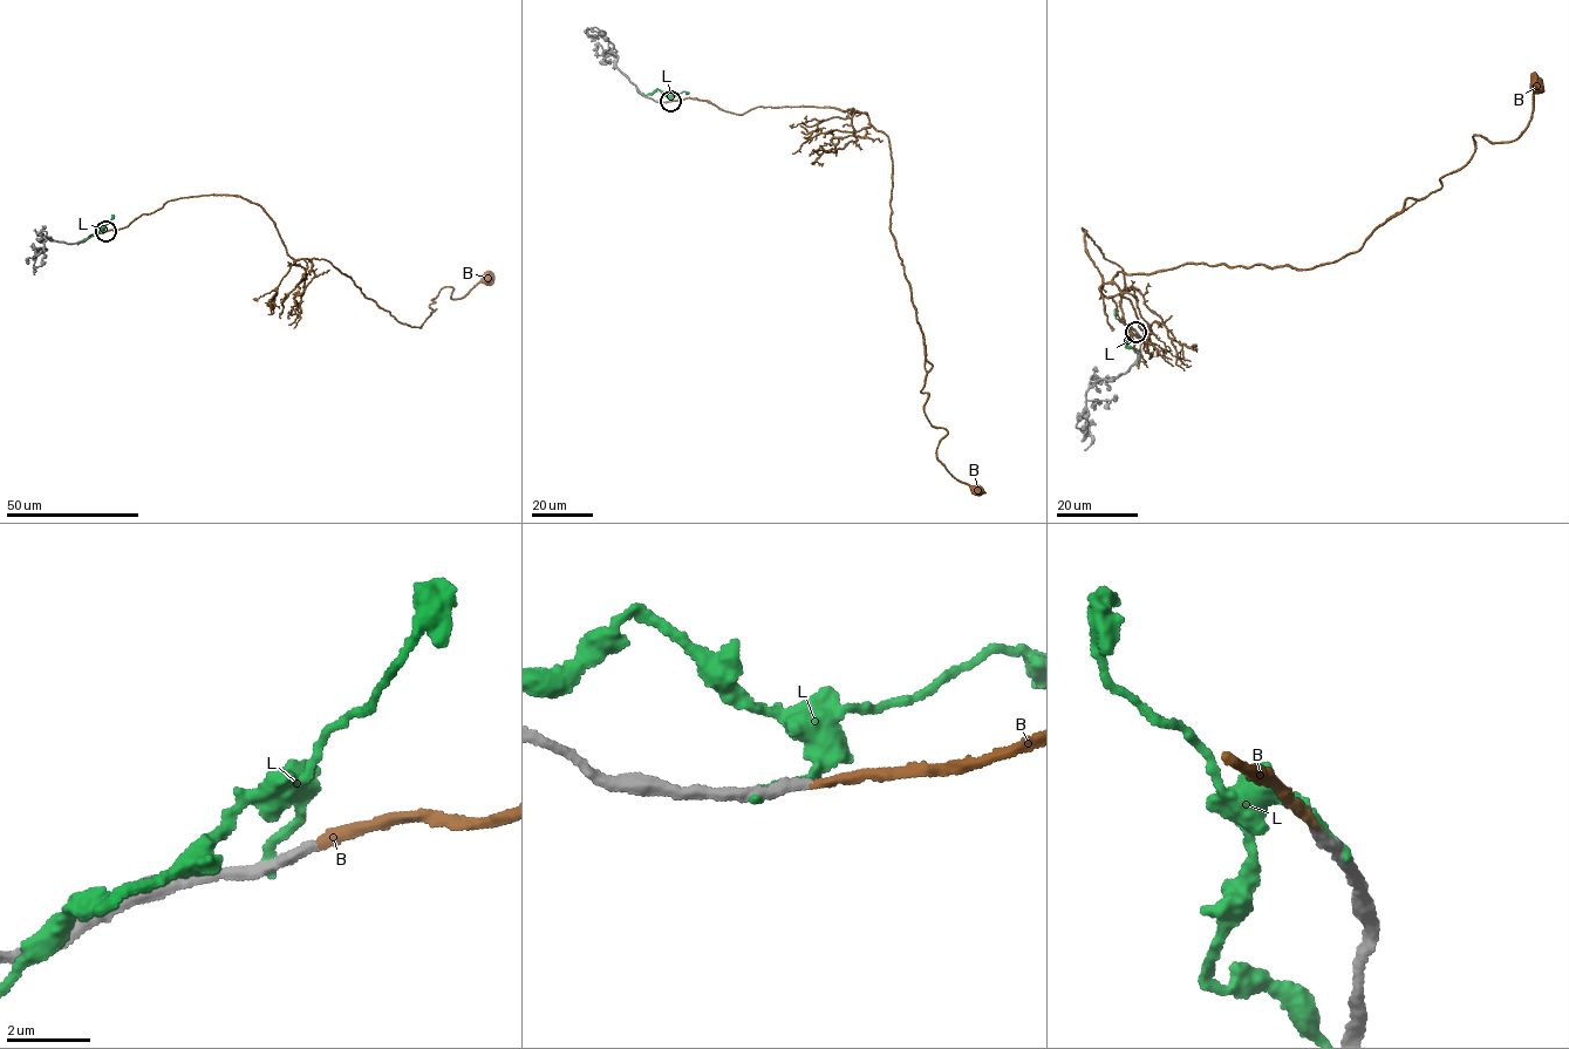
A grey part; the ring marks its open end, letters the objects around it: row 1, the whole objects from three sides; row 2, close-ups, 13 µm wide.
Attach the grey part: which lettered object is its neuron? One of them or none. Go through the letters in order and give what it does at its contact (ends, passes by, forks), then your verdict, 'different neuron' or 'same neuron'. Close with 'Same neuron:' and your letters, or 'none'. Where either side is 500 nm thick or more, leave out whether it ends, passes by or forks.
B: it ends | same neuron
L: it ends | different neuron
Same neuron: B

